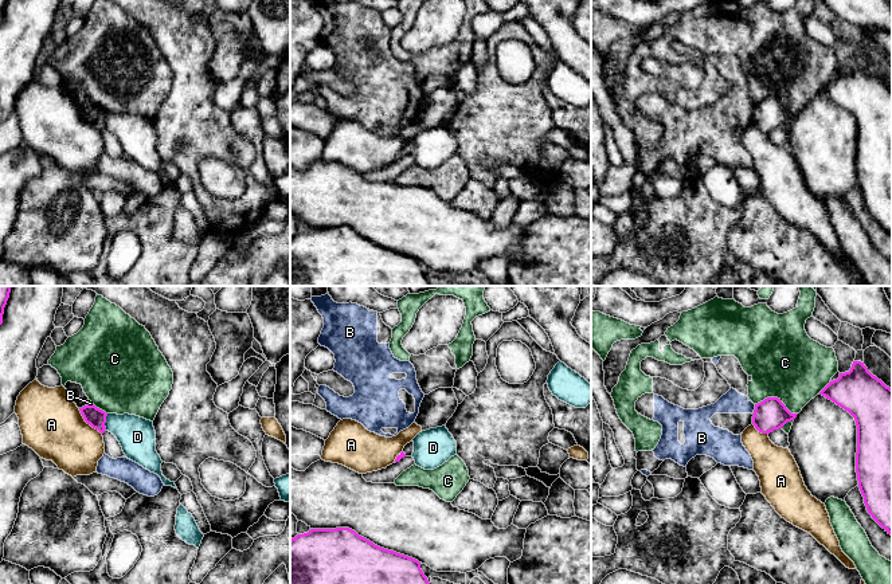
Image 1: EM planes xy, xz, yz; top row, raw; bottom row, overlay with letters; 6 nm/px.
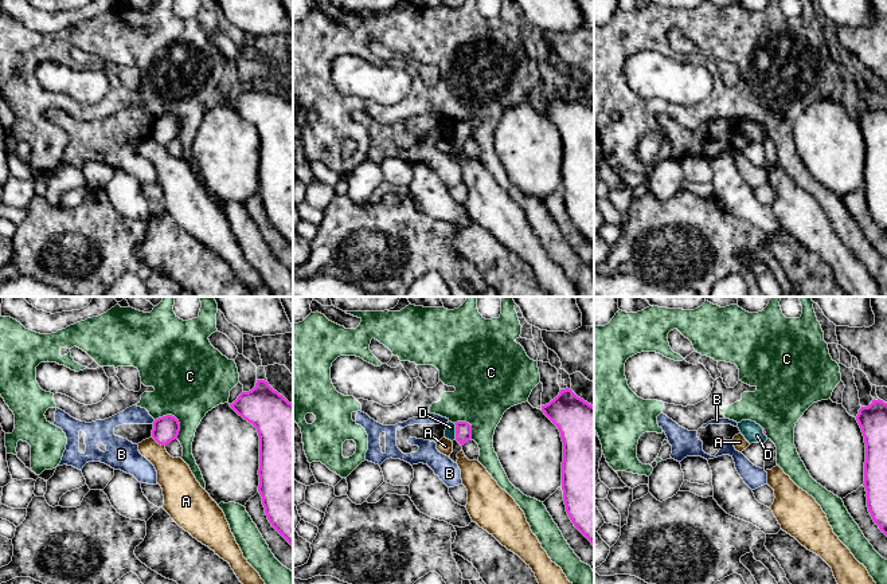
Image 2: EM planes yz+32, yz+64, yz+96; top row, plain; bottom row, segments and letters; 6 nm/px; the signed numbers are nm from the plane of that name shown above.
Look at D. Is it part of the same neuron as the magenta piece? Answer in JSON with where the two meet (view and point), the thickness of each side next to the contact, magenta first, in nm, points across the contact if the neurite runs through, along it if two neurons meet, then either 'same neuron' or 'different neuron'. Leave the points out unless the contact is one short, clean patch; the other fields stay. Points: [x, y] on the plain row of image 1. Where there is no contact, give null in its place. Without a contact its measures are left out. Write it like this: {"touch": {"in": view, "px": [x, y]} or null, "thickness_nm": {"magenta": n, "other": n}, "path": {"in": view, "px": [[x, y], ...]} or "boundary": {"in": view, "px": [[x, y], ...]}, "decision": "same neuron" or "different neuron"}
{"touch": {"in": "xy", "px": [105, 121]}, "thickness_nm": {"magenta": 120, "other": 220}, "boundary": {"in": "xy", "px": [[108, 113], [105, 128]]}, "decision": "different neuron"}

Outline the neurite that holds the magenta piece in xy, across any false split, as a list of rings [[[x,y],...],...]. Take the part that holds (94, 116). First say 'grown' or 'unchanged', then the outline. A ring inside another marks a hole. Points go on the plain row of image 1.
unchanged | [[[87,103],[79,107],[79,110],[87,124],[103,133],[106,129],[105,122],[107,115],[105,110],[97,107],[94,103]]]

